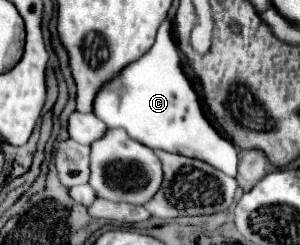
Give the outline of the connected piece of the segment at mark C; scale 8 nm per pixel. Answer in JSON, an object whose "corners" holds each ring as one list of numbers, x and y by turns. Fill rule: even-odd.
{"corners":[[170,20,162,22,156,44,140,60,128,64,116,80,108,80,108,84,100,88,92,112,108,128,124,128,128,136,148,148,198,158,228,176,236,176,238,152,234,144,222,138,204,118,198,96,182,72,180,52,172,36]]}

